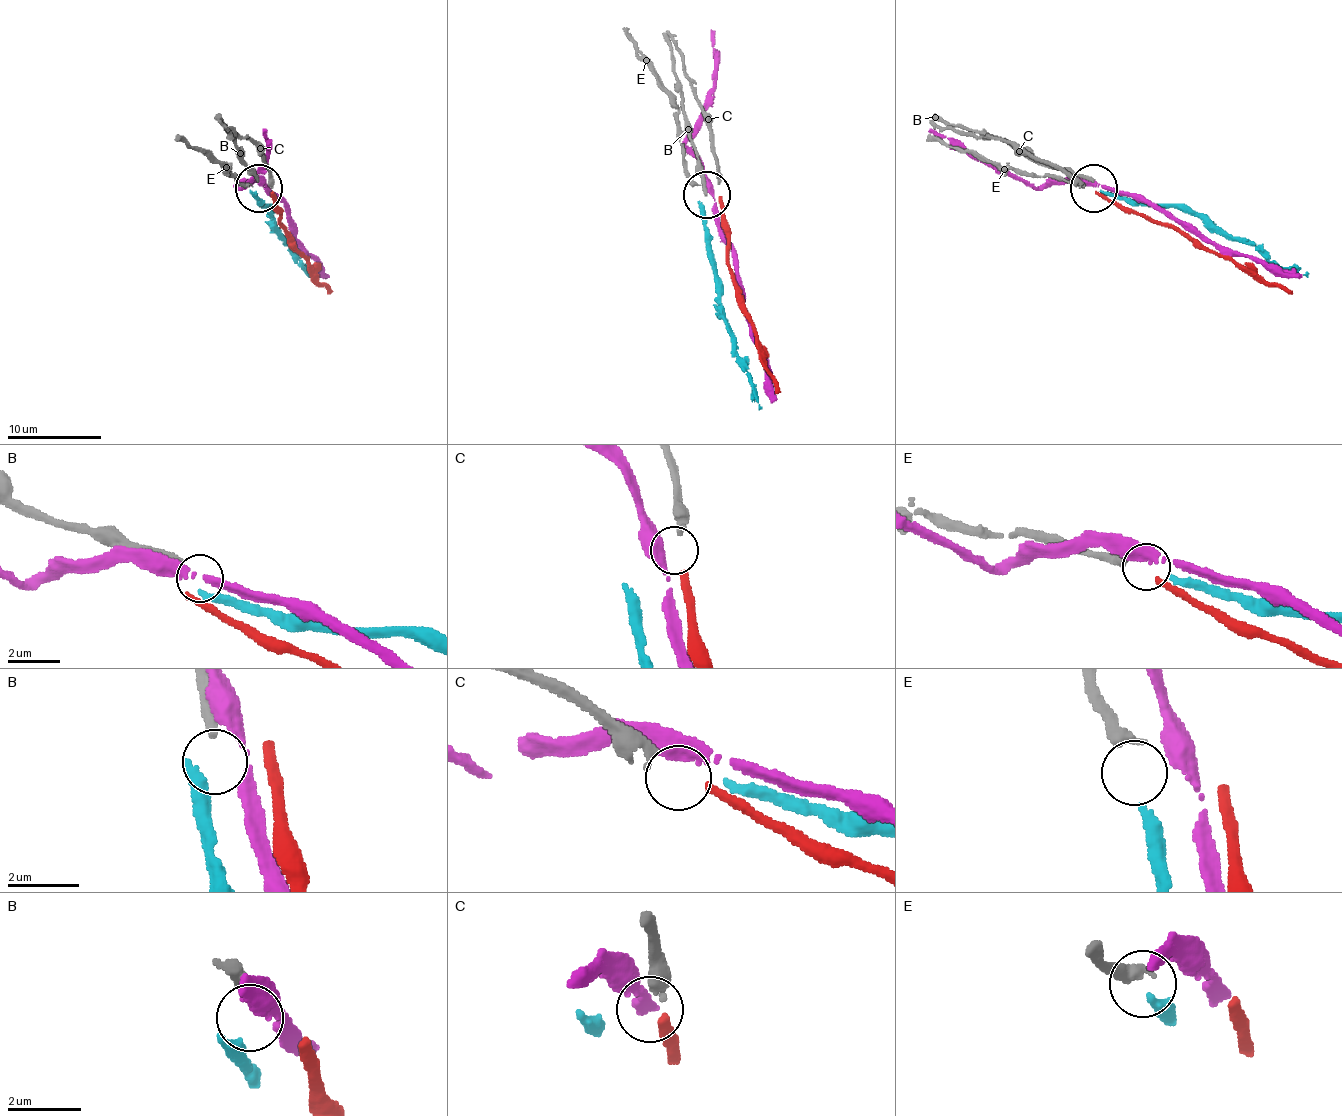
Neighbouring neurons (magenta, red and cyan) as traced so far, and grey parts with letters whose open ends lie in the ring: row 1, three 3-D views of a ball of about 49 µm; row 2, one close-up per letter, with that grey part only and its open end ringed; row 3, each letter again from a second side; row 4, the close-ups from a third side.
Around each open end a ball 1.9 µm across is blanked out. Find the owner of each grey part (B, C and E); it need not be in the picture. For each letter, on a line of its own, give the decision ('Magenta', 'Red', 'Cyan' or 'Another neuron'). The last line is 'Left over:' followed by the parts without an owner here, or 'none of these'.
B: Another neuron
C: Red
E: Cyan
Left over: B

